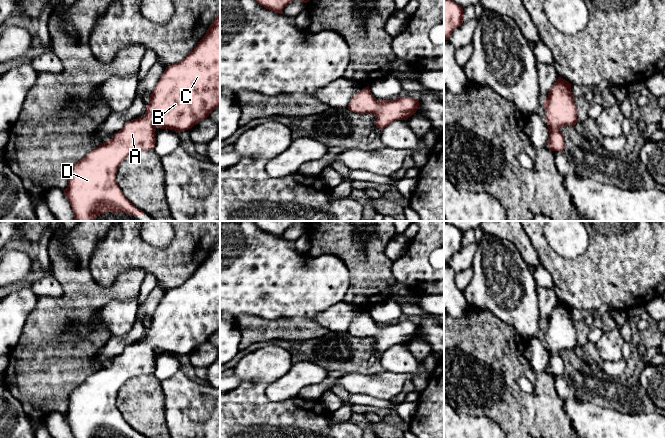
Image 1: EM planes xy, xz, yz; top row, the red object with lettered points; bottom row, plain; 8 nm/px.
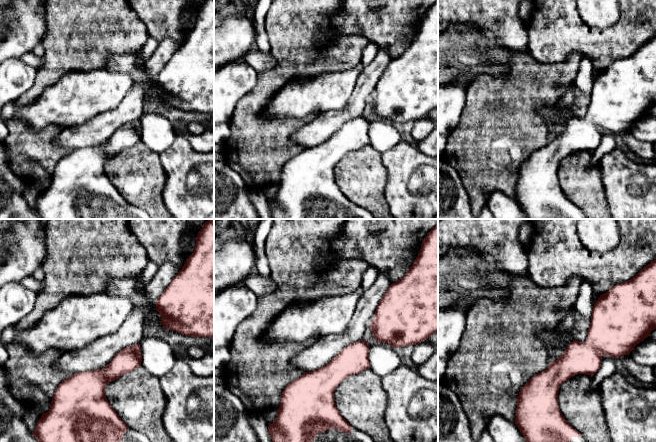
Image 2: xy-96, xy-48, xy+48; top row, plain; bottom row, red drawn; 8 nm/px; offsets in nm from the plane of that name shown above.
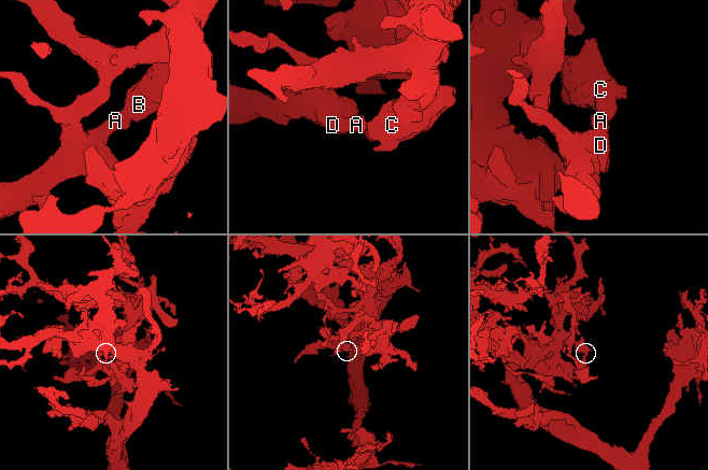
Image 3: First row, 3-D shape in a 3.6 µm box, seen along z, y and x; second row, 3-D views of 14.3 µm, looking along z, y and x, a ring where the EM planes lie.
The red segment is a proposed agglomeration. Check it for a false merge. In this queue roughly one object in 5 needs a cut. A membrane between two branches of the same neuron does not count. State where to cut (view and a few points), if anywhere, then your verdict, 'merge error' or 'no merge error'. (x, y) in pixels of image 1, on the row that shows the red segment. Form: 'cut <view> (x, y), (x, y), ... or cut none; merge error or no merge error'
cut none; no merge error

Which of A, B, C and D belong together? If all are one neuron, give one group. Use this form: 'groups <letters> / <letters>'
groups A B C D

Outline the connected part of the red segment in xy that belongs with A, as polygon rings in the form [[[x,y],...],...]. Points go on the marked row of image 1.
[[[220,13],[195,48],[180,62],[166,67],[153,88],[145,115],[127,122],[111,139],[92,149],[72,166],[64,194],[73,209],[75,221],[95,221],[98,215],[108,212],[144,215],[125,197],[116,182],[121,162],[135,152],[154,150],[157,128],[180,133],[207,118],[219,106]]]

